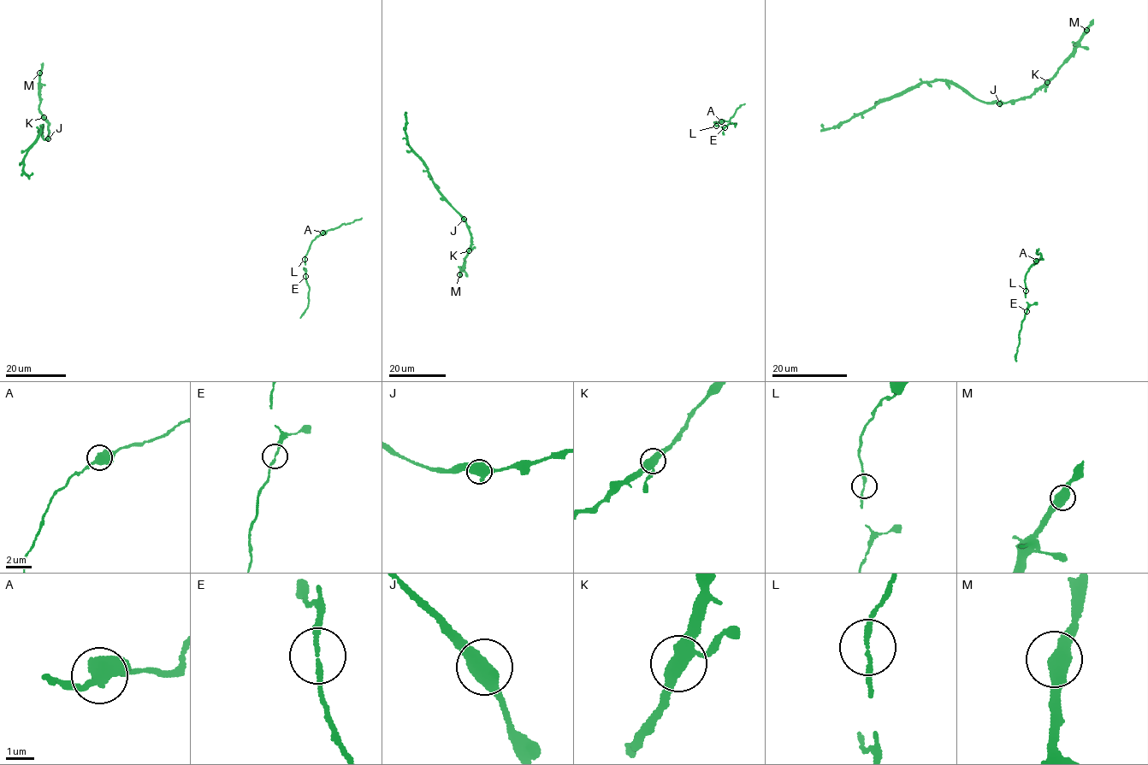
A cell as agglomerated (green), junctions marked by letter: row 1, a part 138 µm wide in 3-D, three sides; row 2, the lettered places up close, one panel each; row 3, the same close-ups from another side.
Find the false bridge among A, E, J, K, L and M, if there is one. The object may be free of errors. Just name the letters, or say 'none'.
none

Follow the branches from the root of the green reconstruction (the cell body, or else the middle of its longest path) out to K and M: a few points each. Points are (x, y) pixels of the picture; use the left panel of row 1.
K: (50, 137), (44, 117)
M: (50, 137), (48, 123), (39, 108), (39, 73)

